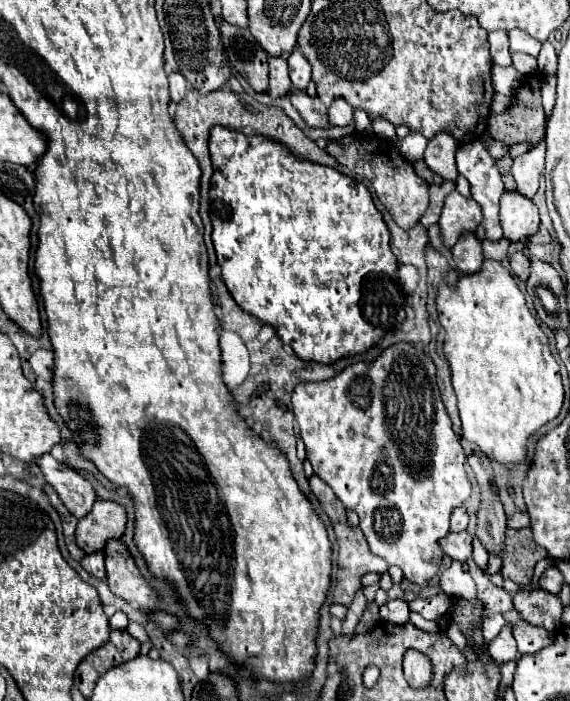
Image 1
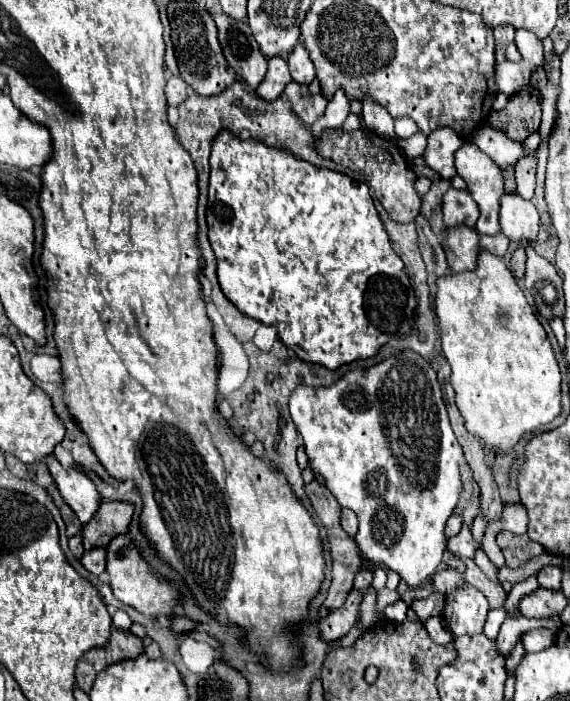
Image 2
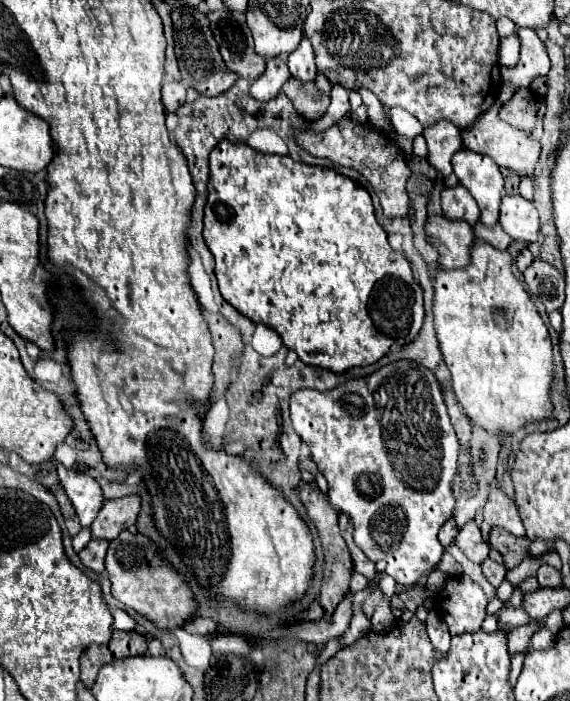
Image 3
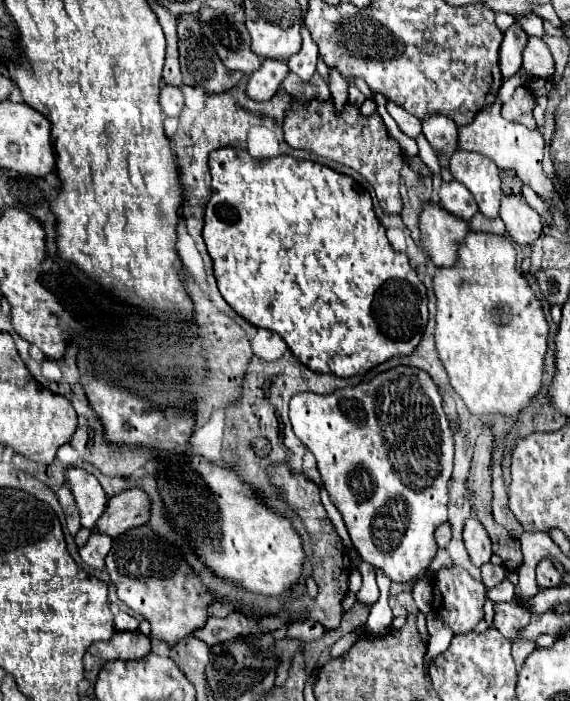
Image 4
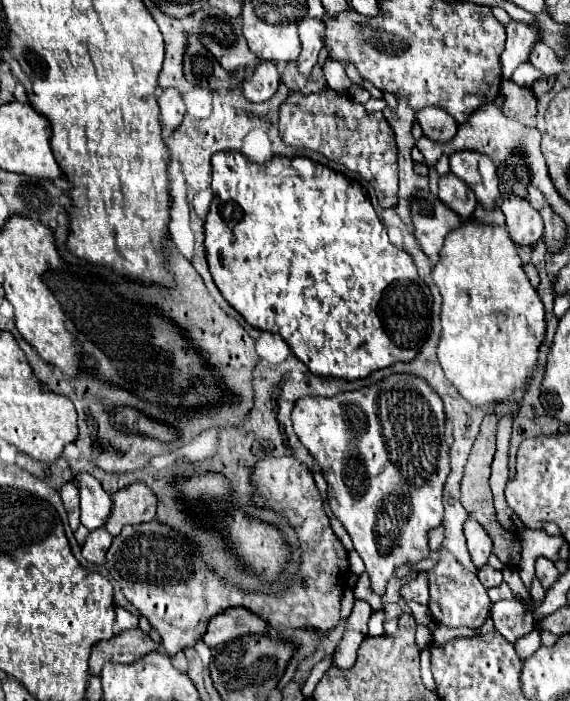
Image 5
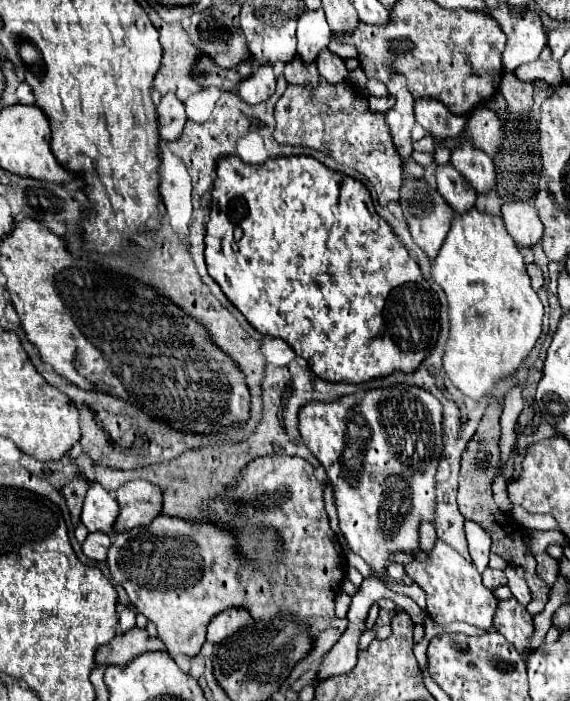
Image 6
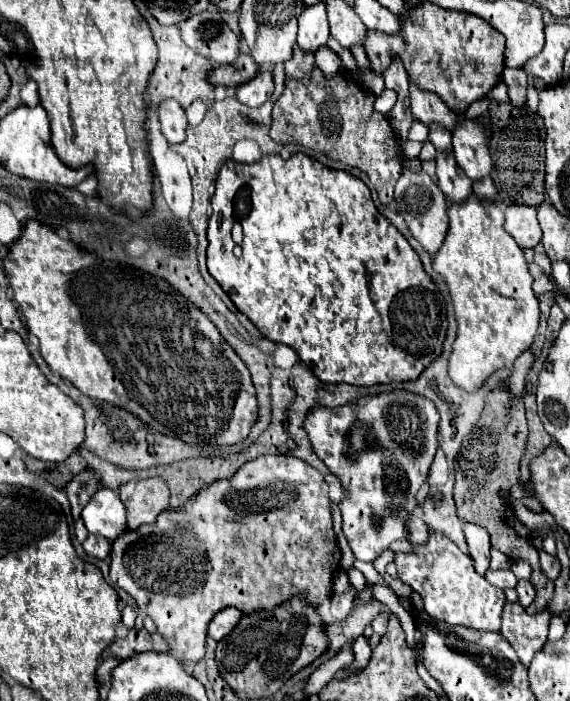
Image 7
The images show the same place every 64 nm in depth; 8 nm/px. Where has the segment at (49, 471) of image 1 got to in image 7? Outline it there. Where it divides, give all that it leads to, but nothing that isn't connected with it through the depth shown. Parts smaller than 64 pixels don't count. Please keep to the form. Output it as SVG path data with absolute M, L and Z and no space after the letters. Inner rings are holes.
M100 488L96 496L92 496L90 504L82 510L82 520L92 534L100 534L108 540L114 540L118 534L126 530L126 510L120 502L118 494Z

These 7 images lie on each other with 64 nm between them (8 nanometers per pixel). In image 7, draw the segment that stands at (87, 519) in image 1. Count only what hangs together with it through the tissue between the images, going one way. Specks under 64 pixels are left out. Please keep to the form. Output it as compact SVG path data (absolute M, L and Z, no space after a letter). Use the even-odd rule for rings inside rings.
M160 478L132 480L120 486L120 500L126 506L128 530L152 524L168 508L168 488Z

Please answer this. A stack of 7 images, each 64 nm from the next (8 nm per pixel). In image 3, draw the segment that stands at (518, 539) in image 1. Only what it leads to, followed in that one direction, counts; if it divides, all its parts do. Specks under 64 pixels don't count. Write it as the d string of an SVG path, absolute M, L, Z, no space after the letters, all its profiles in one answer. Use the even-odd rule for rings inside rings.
M492 528L490 532L490 544L504 556L504 566L514 568L528 556L530 540L526 536L516 538L504 528Z

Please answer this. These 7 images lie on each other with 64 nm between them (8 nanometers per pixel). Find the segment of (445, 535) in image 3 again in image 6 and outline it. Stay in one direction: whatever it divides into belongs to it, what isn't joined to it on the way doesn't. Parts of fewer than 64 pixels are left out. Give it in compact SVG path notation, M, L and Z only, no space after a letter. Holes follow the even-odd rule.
M424 522L424 524L420 526L420 548L422 548L424 552L430 552L430 550L432 550L432 544L436 544L436 540L438 540L436 528L434 528L432 524Z

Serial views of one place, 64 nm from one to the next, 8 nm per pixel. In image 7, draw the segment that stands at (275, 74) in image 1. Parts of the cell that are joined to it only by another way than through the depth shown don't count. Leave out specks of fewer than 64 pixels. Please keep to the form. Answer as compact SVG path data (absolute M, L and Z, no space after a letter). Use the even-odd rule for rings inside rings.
M258 72L256 78L238 86L236 98L246 106L256 108L256 106L262 106L270 98L272 92L274 92L272 72Z

